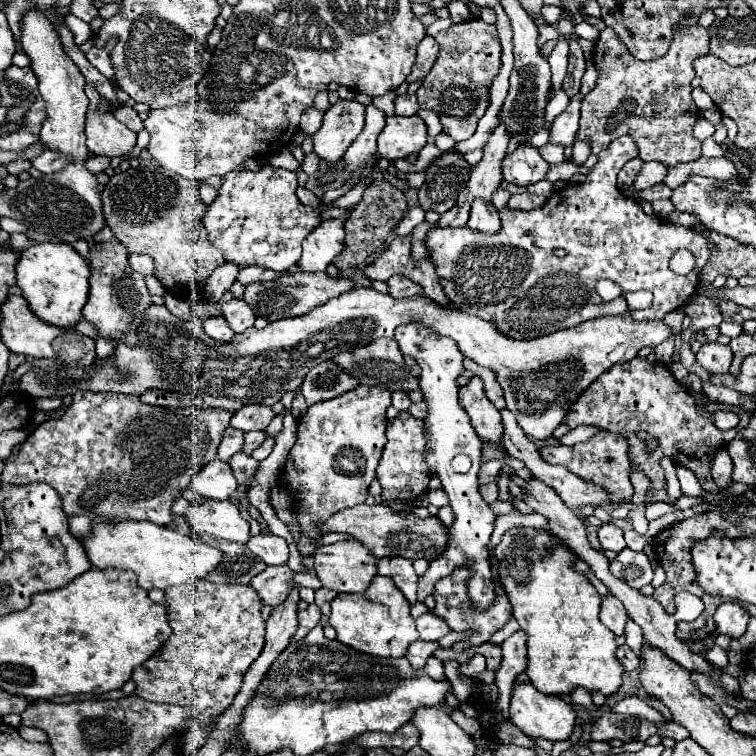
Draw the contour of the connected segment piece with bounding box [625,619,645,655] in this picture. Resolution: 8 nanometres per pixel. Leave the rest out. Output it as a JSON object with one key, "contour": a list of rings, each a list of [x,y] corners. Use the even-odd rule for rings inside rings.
{"contour":[[[629,619],[627,621],[627,635],[625,635],[625,643],[639,655],[639,649],[641,649],[641,643],[643,643],[645,639],[643,639],[643,633],[641,633],[641,627],[633,621],[633,619]]]}

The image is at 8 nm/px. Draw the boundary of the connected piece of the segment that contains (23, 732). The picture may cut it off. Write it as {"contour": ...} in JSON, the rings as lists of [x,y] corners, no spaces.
{"contour":[[[19,727],[19,735],[21,735],[25,741],[33,741],[33,743],[47,743],[47,735],[43,735],[43,731],[39,731],[39,729]]]}

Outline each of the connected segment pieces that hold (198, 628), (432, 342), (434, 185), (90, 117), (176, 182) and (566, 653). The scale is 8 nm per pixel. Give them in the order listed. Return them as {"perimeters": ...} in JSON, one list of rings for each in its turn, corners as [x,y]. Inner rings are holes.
{"perimeters":[[[[209,581],[169,587],[165,591],[165,601],[169,605],[169,625],[173,635],[167,639],[159,657],[148,659],[133,671],[133,681],[137,685],[135,695],[143,697],[145,701],[187,707],[195,711],[189,727],[203,729],[233,703],[245,671],[259,657],[265,645],[265,621],[259,613],[263,603],[259,603],[259,595],[255,595],[251,585],[215,585]]],[[[409,323],[397,327],[395,341],[399,343],[403,355],[411,355],[421,367],[419,389],[423,401],[429,407],[425,417],[425,437],[427,437],[425,461],[429,465],[429,471],[439,477],[443,491],[449,495],[449,503],[455,513],[455,523],[451,525],[449,531],[449,545],[441,557],[429,563],[427,573],[419,577],[417,597],[419,601],[423,601],[423,597],[431,595],[433,585],[441,577],[453,573],[459,567],[467,567],[473,573],[471,579],[467,581],[469,597],[477,609],[487,609],[495,599],[493,593],[495,585],[491,583],[491,557],[487,551],[487,543],[495,527],[495,515],[491,507],[481,499],[479,483],[477,483],[483,441],[479,439],[479,435],[475,435],[467,411],[457,401],[457,391],[459,391],[457,377],[463,373],[463,353],[457,349],[453,339],[435,335],[435,331],[427,331],[427,327],[423,327],[421,323]],[[461,459],[469,459],[469,465],[467,461]]],[[[443,153],[443,157],[427,169],[427,179],[419,189],[419,205],[425,211],[435,211],[443,215],[455,205],[463,183],[467,181],[471,167],[463,155]]],[[[86,83],[85,93],[89,97],[89,111],[85,123],[87,149],[93,155],[107,155],[107,157],[127,155],[135,147],[137,135],[131,129],[123,127],[123,123],[119,123],[111,113],[107,115],[95,113],[101,95],[93,85]]],[[[159,165],[145,169],[127,169],[109,179],[101,193],[103,215],[115,237],[125,243],[129,253],[145,253],[155,261],[157,281],[173,295],[189,295],[193,287],[203,287],[215,267],[223,265],[223,253],[211,247],[203,227],[205,203],[199,195],[199,183],[183,179]]],[[[509,529],[503,535],[503,541],[497,545],[493,557],[501,575],[501,583],[505,585],[507,597],[513,605],[513,615],[527,633],[527,675],[535,689],[553,697],[571,695],[577,687],[583,687],[589,693],[599,691],[605,697],[613,695],[621,687],[621,675],[625,669],[615,657],[615,635],[599,621],[601,595],[583,573],[571,569],[575,555],[567,551],[567,547],[561,547],[555,535],[549,531],[537,533],[535,529]]]]}

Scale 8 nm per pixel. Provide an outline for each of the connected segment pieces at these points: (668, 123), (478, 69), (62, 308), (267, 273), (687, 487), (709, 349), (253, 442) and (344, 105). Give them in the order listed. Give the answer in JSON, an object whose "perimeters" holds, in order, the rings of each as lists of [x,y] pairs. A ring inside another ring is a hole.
{"perimeters":[[[[701,25],[677,29],[667,55],[659,59],[651,59],[651,61],[639,61],[631,57],[627,47],[621,43],[619,35],[615,35],[611,27],[605,27],[601,31],[599,41],[595,43],[595,65],[597,65],[599,77],[597,77],[593,91],[587,93],[581,103],[581,121],[579,121],[579,131],[575,139],[589,141],[591,151],[599,153],[615,137],[631,135],[635,143],[639,145],[639,155],[643,161],[659,161],[665,167],[673,167],[677,163],[689,163],[693,159],[699,159],[701,141],[693,137],[693,125],[697,121],[699,109],[695,107],[691,99],[691,79],[695,77],[693,59],[703,57],[707,53],[709,53],[709,31]]],[[[471,19],[455,23],[449,29],[437,33],[435,41],[439,43],[441,51],[431,73],[417,89],[417,101],[419,107],[431,109],[439,115],[443,133],[455,141],[465,141],[475,133],[477,121],[483,117],[489,105],[487,91],[501,67],[501,43],[497,29],[483,23],[481,19]]],[[[37,243],[21,251],[17,263],[17,285],[29,301],[27,305],[35,311],[35,315],[39,315],[39,319],[57,327],[73,327],[79,323],[81,311],[87,303],[89,277],[91,269],[87,261],[67,243]]],[[[247,267],[247,269],[239,271],[237,281],[241,281],[243,285],[249,285],[249,283],[255,283],[255,281],[271,281],[271,279],[277,279],[279,275],[281,273],[265,269],[265,267]]],[[[677,467],[677,475],[679,475],[679,481],[681,481],[681,489],[683,489],[683,495],[687,497],[699,497],[699,499],[707,499],[705,491],[701,491],[701,485],[697,481],[697,477],[685,469],[685,467]]],[[[707,343],[699,349],[697,361],[703,365],[709,373],[727,373],[731,367],[731,347],[729,345],[719,345],[719,343]]],[[[251,431],[251,433],[245,433],[245,443],[243,443],[243,453],[245,455],[251,455],[265,439],[265,433],[263,431]]],[[[337,101],[325,111],[321,129],[313,135],[315,153],[327,161],[329,171],[317,177],[319,185],[329,185],[335,181],[333,165],[337,165],[347,147],[355,141],[355,137],[361,133],[365,123],[365,107],[357,101]]]]}

